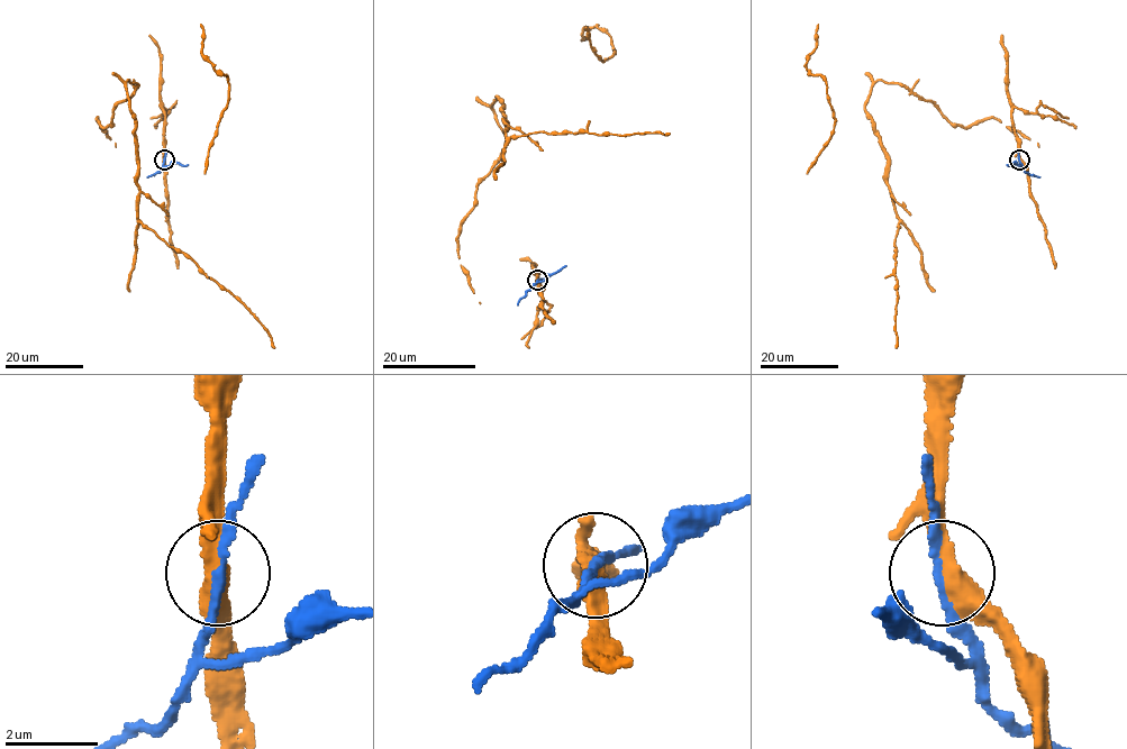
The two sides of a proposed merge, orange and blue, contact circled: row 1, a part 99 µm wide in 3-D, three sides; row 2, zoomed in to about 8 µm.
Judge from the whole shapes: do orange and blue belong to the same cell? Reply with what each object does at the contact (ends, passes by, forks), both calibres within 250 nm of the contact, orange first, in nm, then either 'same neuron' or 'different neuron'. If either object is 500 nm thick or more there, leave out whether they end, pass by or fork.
orange passes by | blue passes by | 440/180 nm | different neuron

